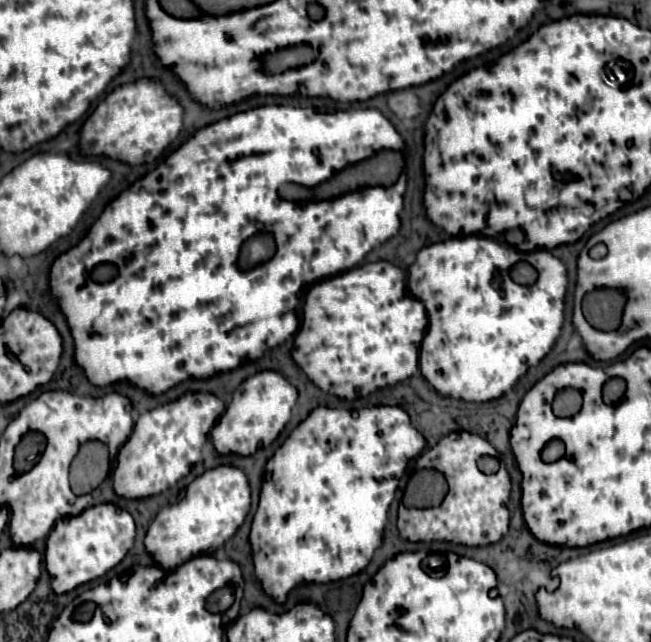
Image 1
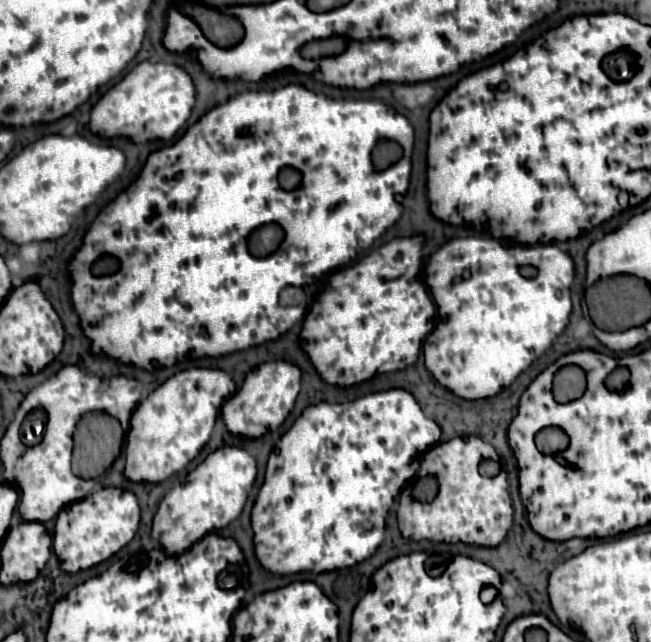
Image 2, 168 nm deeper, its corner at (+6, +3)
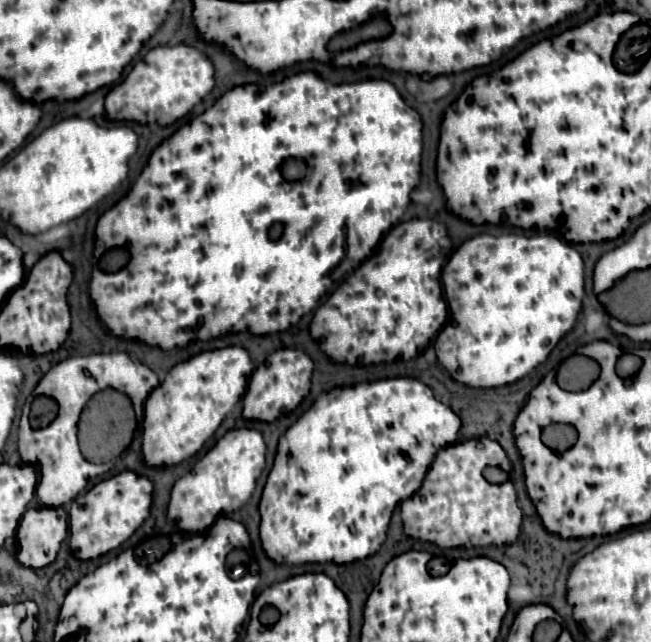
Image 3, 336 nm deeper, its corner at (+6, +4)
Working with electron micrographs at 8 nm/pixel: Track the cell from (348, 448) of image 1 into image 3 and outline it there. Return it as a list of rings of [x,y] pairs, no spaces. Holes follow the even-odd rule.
[[[391,377],[323,393],[279,439],[275,465],[259,505],[263,551],[273,561],[291,565],[341,565],[377,553],[387,537],[395,507],[419,489],[435,453],[459,441],[459,429],[461,417],[437,401],[429,385],[413,377]]]

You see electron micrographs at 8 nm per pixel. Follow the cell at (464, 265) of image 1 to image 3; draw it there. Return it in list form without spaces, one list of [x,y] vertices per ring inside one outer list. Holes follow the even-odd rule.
[[[539,233],[539,235],[477,235],[473,239],[467,239],[449,259],[449,263],[443,267],[441,279],[443,279],[443,289],[445,289],[445,299],[451,311],[451,319],[447,325],[441,329],[441,333],[435,339],[435,351],[439,363],[447,369],[447,373],[469,387],[499,387],[499,385],[509,385],[531,373],[539,363],[547,359],[547,355],[553,351],[553,347],[559,343],[559,339],[569,333],[575,325],[575,319],[583,307],[583,297],[585,297],[585,273],[583,273],[583,259],[577,249],[567,245],[563,239],[559,239],[553,233]]]

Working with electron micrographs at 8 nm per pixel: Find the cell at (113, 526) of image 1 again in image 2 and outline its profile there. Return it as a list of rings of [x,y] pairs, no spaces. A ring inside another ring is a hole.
[[[103,488],[87,498],[63,508],[55,520],[53,552],[65,572],[87,570],[119,552],[139,528],[139,502],[131,492]]]

